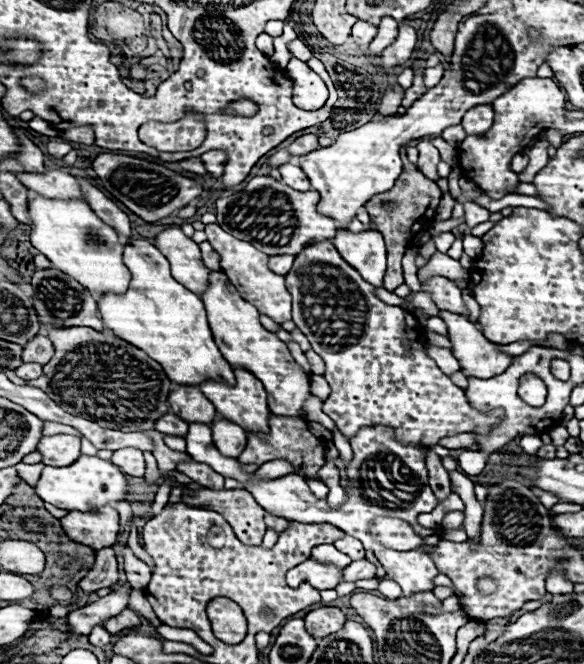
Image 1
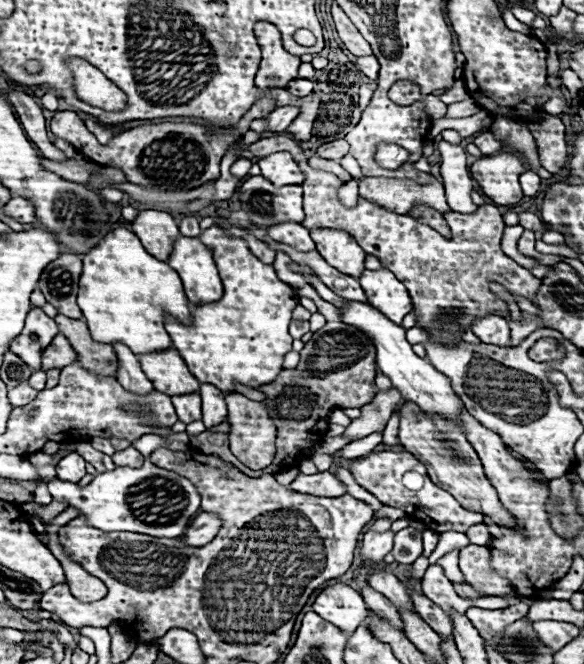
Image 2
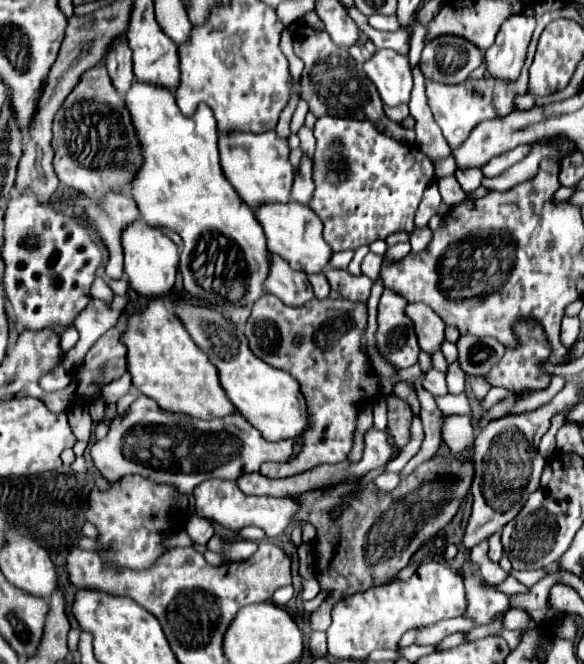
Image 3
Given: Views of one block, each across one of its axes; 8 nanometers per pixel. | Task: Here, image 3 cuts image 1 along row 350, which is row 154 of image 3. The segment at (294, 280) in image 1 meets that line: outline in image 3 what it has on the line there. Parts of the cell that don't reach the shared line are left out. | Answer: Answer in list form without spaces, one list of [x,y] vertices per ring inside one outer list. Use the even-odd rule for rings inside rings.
[[[322,116],[316,120],[314,136],[318,140],[314,154],[314,182],[316,192],[308,204],[324,224],[324,238],[334,252],[356,250],[372,244],[378,238],[388,238],[398,230],[414,230],[414,214],[422,200],[424,190],[434,182],[432,160],[414,144],[394,140],[380,132],[372,120],[352,120]]]

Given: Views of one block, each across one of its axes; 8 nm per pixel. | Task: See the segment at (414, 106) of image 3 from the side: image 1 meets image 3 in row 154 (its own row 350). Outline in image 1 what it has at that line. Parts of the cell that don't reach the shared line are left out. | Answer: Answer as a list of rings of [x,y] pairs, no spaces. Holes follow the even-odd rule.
[[[428,346],[428,356],[446,372],[446,374],[454,374],[460,370],[458,360],[452,356],[450,350],[446,348],[436,348],[436,346]]]

